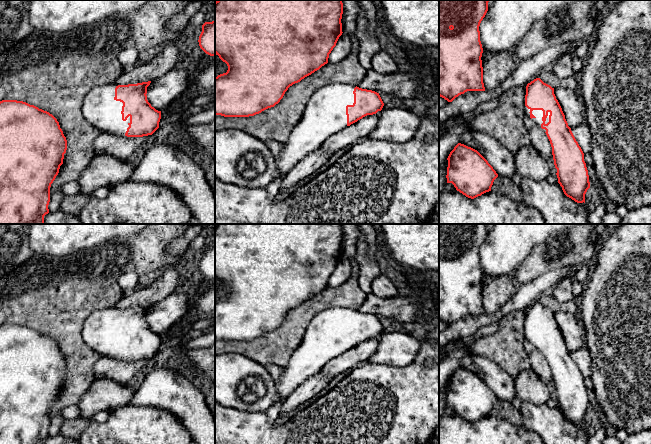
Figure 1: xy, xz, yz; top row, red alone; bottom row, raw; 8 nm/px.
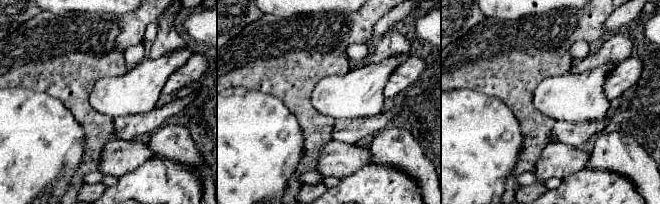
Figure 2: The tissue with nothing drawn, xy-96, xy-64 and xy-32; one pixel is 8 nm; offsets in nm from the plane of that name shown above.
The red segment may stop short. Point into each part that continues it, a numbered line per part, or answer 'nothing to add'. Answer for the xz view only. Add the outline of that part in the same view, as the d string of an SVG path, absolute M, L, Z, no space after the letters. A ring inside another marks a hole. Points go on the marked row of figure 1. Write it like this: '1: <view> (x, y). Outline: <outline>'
1: xz (325, 114). Outline: M347 83L329 84L312 95L303 117L283 144L282 153L275 158L275 179L286 175L328 137L347 127L346 106L354 103L355 87Z

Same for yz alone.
1: yz (538, 114). Outline: M533 110L532 114L535 116L532 118L532 120L541 127L541 124L543 123L542 117L543 117L543 111L542 110Z

